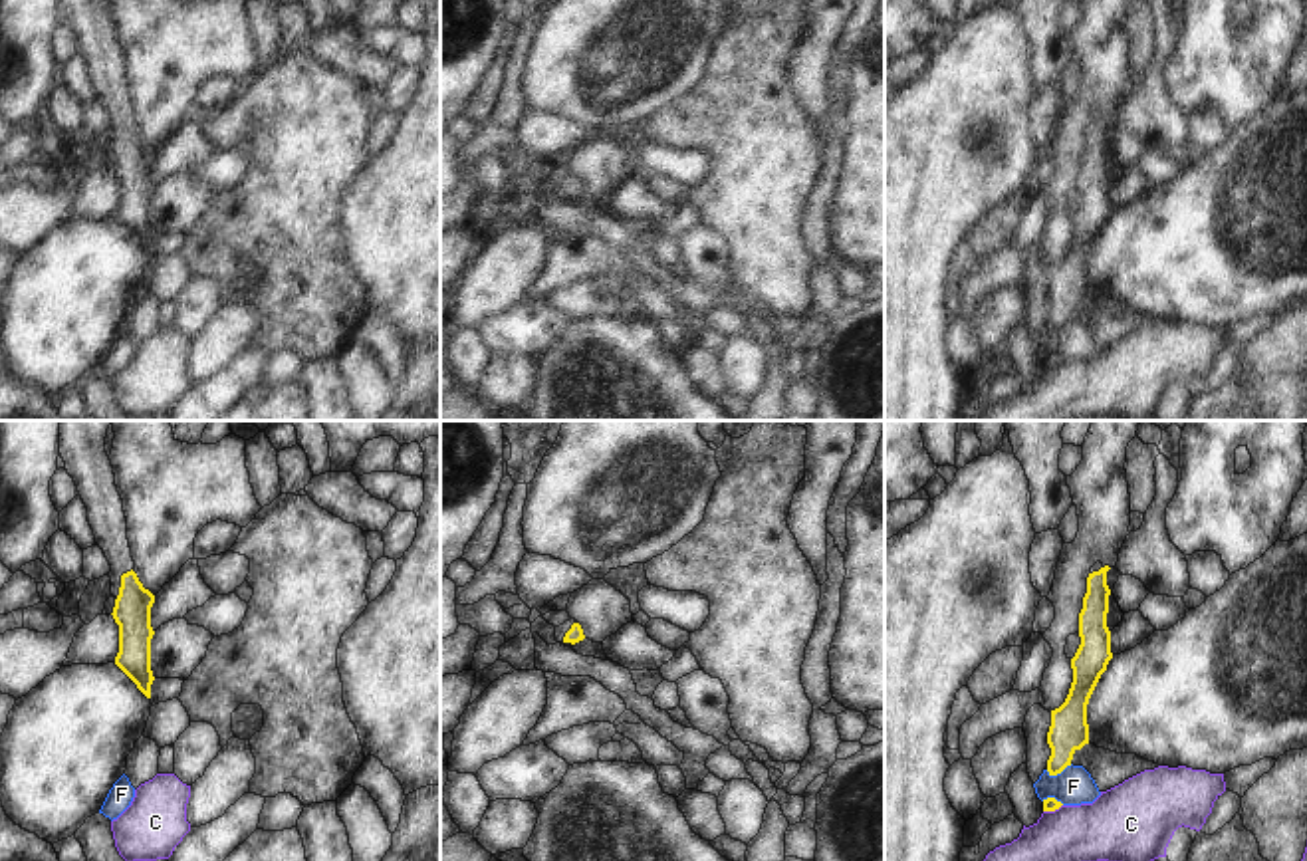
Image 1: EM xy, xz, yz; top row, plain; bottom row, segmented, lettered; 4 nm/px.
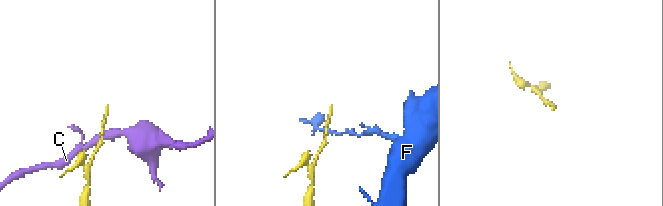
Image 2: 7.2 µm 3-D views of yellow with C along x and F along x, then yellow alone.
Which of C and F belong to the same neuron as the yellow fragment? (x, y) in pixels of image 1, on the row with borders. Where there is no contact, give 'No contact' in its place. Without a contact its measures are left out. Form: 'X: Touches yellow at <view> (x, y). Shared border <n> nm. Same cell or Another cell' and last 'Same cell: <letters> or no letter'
C: Touches yellow at yz (1052, 810). Shared border 90 nm. Another cell
F: Touches yellow at yz (1058, 772). Shared border 110 nm. Another cell
Same cell: no letter.

